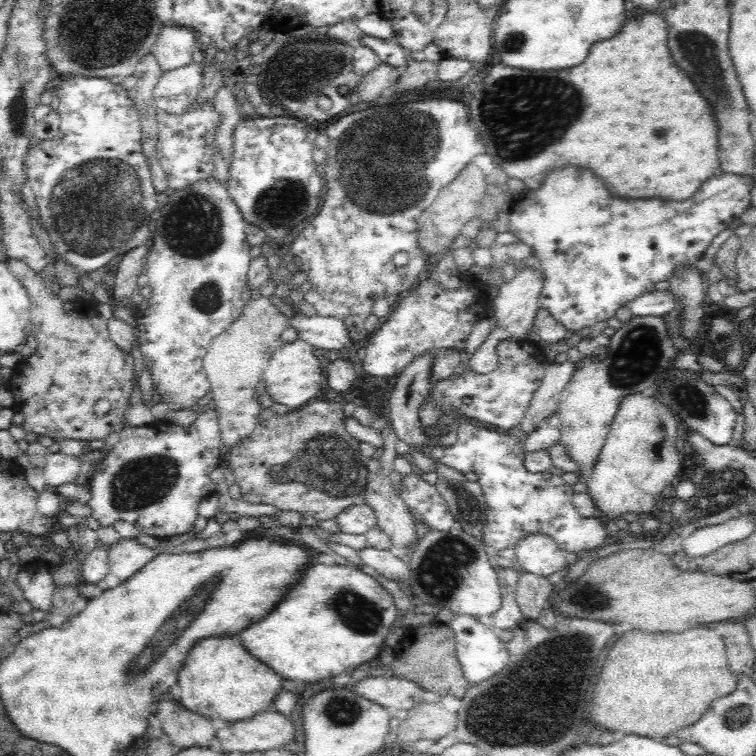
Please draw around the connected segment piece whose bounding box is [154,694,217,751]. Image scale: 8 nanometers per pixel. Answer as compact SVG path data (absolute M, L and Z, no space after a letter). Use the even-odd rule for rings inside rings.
M169 694L162 696L154 708L154 714L156 718L160 719L163 728L164 739L168 740L176 751L190 750L190 748L210 748L213 739L217 738L217 723L184 708L180 703L172 703L169 699Z

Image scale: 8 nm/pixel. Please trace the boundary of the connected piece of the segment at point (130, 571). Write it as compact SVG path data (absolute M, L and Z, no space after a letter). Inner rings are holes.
M121 539L106 549L109 572L114 574L120 582L128 580L157 555L157 551L143 546L140 541L126 539Z

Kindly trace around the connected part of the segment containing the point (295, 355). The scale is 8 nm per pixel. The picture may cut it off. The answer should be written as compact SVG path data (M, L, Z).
M303 340L283 344L270 354L270 360L262 372L266 393L276 404L284 404L288 408L297 410L307 404L310 398L321 392L320 362L314 355L315 347Z

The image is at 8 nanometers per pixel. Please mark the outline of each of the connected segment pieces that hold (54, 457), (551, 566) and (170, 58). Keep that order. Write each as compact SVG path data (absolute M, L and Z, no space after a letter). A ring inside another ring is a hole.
M49 453L43 466L45 484L60 486L60 484L74 483L84 463L80 456L68 456L66 454Z
M541 533L522 538L513 550L521 570L538 576L550 576L567 564L566 552L550 536Z
M171 25L161 31L152 54L161 71L166 74L193 62L192 50L196 43L194 32L188 28Z

